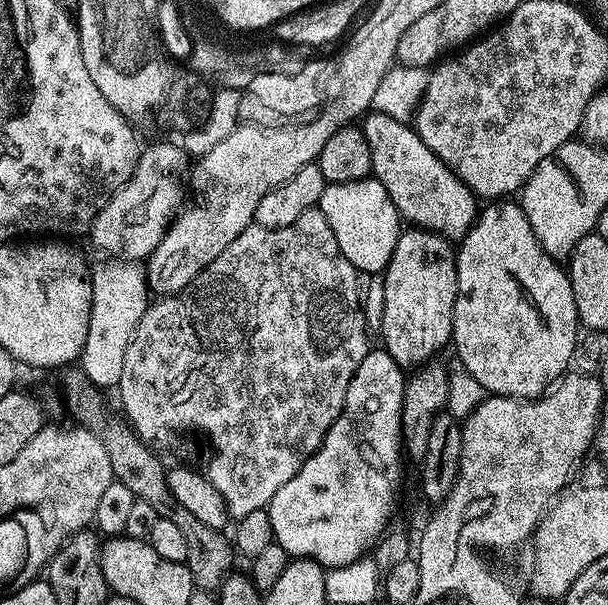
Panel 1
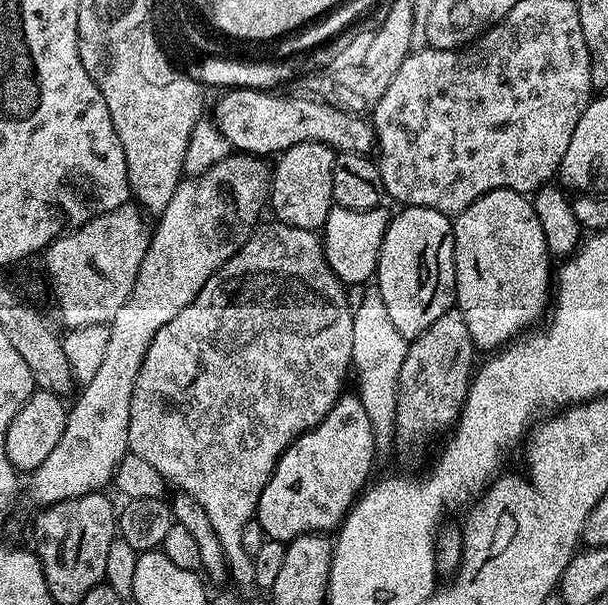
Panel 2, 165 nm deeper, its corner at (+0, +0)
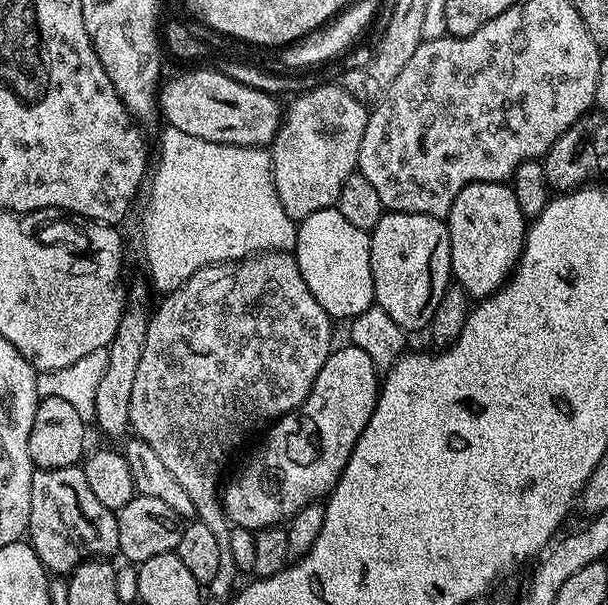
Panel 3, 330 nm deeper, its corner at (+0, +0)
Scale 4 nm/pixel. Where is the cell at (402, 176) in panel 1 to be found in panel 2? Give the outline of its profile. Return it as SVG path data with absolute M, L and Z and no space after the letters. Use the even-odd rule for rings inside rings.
M234 88L223 93L224 96L216 104L215 128L224 136L229 149L240 154L247 154L257 158L275 157L285 152L290 146L302 142L318 142L325 144L327 148L342 152L362 152L365 154L373 151L376 142L376 131L372 128L371 119L354 112L343 112L334 106L325 104L319 98L308 96L275 96L272 90L259 88Z

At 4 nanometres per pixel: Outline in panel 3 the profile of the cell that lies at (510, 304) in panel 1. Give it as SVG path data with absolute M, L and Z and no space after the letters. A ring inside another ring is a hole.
M478 182L466 186L454 198L454 206L446 217L448 237L450 238L450 258L452 259L452 274L455 283L463 286L469 297L483 298L491 296L503 287L505 280L512 275L513 268L520 262L524 249L524 233L526 217L522 214L522 206L518 206L518 198L514 198L511 187L501 182Z

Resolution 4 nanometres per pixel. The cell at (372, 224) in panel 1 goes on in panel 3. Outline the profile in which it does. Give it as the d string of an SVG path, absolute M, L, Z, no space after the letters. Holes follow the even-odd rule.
M337 207L318 210L299 221L294 249L298 270L306 286L310 286L310 294L318 298L318 306L322 306L333 321L351 322L374 304L376 295L370 270L371 241L371 235L342 218Z

